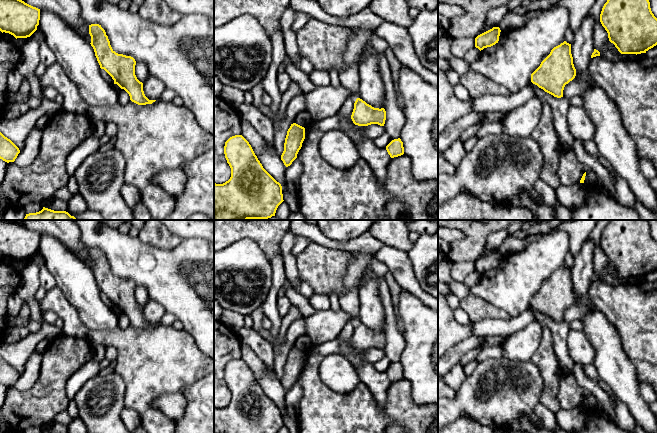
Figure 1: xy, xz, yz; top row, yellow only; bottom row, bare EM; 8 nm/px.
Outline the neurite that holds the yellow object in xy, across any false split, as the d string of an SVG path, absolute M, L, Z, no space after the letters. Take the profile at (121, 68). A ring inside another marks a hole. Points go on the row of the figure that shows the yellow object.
M99 24L89 25L91 46L101 69L104 69L121 89L130 96L130 100L138 105L152 104L156 100L149 100L143 91L143 83L135 75L136 61L131 56L116 53Z

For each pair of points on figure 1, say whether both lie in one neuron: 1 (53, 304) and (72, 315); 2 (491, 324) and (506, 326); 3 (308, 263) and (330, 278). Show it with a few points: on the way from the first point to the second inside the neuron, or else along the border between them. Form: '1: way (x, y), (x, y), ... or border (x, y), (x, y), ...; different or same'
1: way (58, 304), (67, 313); same
2: way (495, 326), (502, 326); same
3: way (313, 263), (325, 273); same

